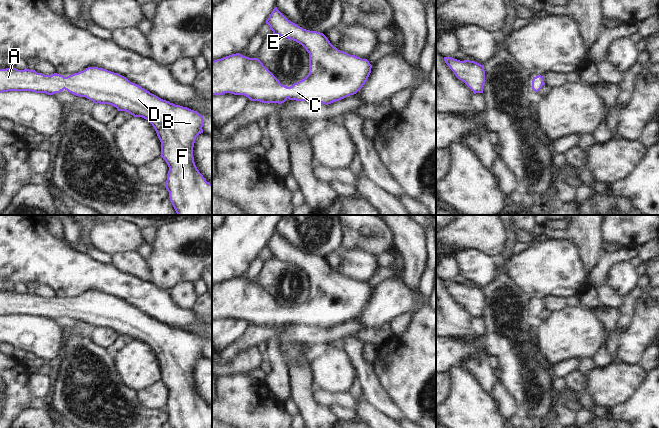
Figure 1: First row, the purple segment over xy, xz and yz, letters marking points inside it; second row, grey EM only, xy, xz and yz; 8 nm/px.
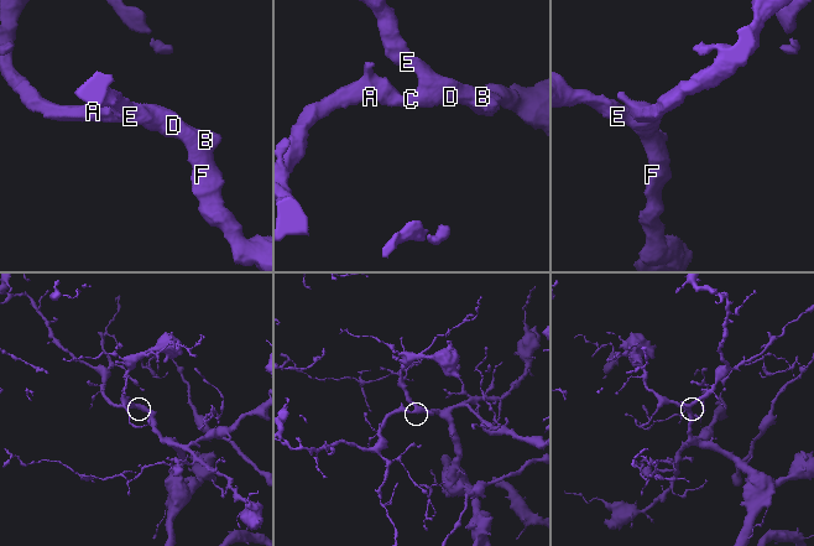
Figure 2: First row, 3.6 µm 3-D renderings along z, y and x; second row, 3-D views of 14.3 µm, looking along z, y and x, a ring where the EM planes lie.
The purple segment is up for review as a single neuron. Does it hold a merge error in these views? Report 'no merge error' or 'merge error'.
no merge error

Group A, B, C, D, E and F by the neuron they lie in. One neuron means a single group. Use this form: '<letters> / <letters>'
A B C D E F

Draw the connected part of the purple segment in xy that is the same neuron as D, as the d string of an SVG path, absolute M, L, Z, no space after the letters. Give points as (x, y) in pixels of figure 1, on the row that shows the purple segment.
M14 67L0 69L0 93L8 91L32 91L53 95L67 90L76 96L86 97L95 104L109 104L118 111L126 111L134 117L148 120L161 142L161 157L169 171L165 187L177 215L212 215L212 184L197 169L193 147L196 137L203 133L203 116L187 107L175 105L150 93L126 77L98 67L88 67L67 77L54 73L44 75L35 70L18 70Z

